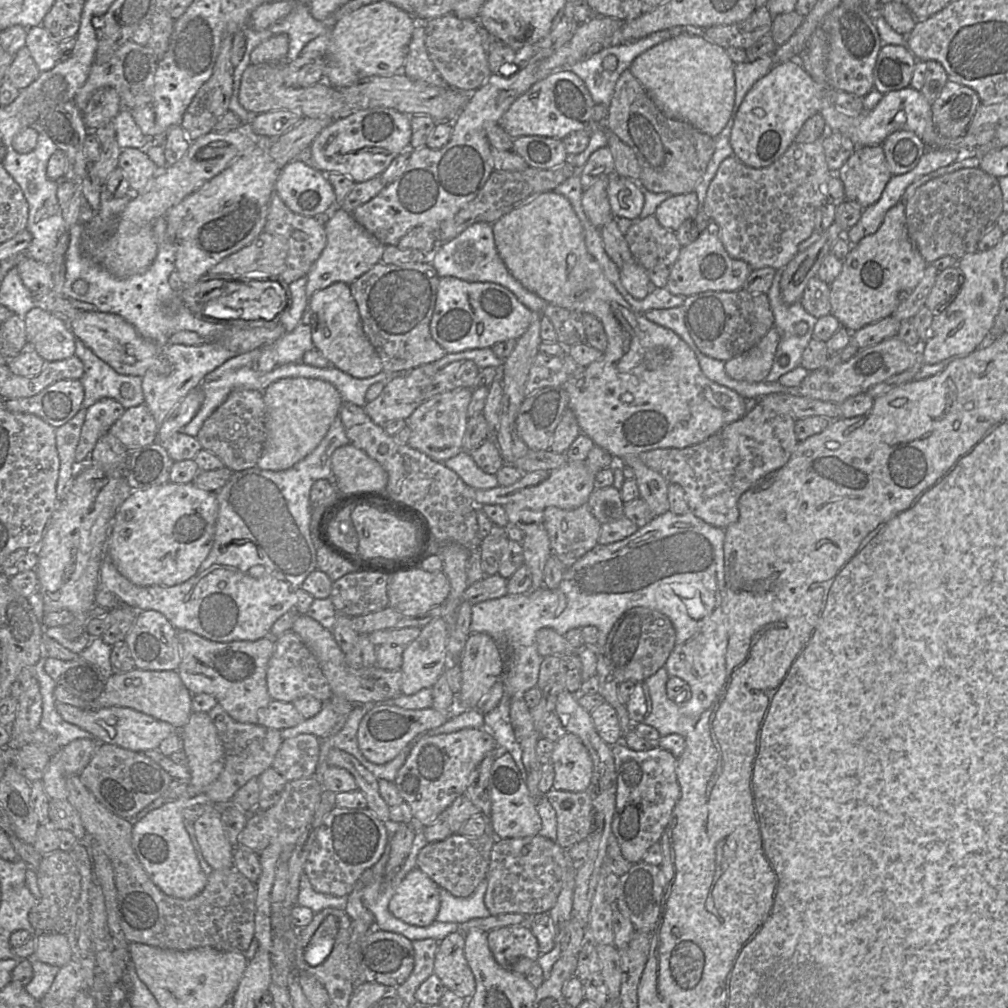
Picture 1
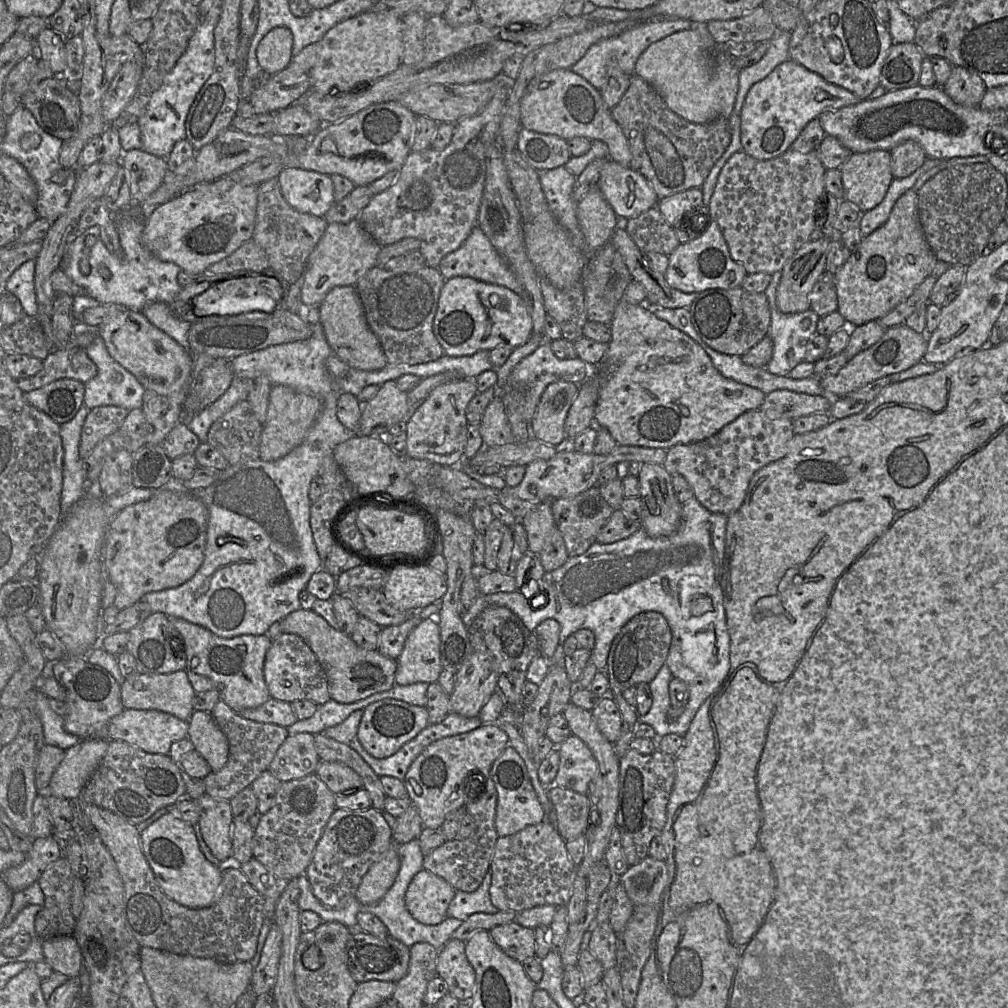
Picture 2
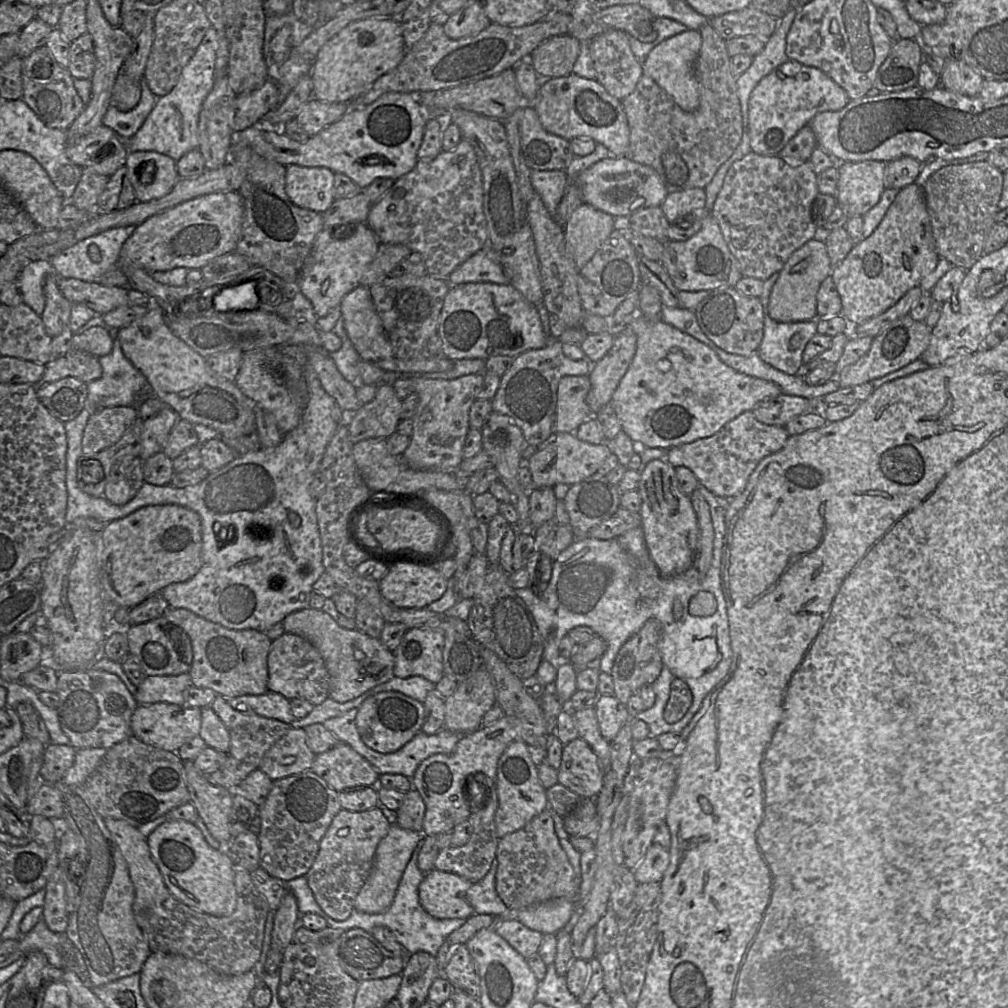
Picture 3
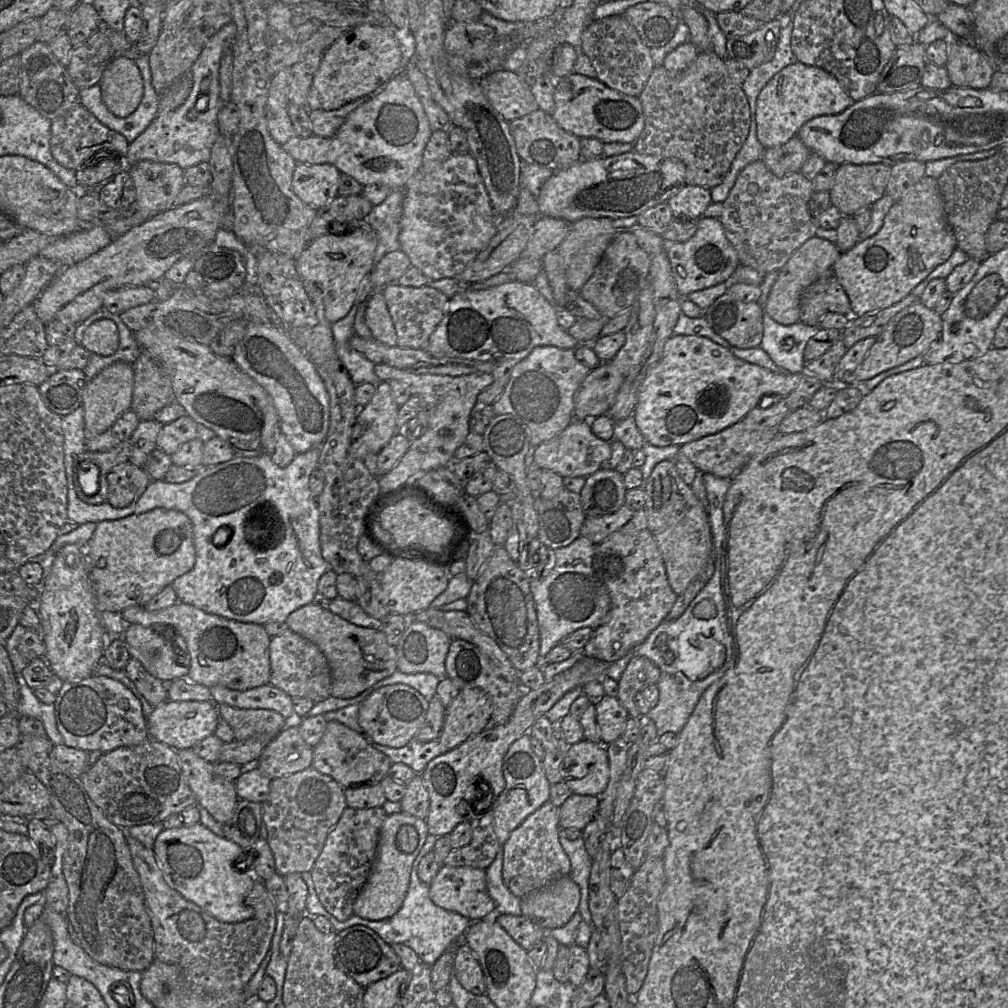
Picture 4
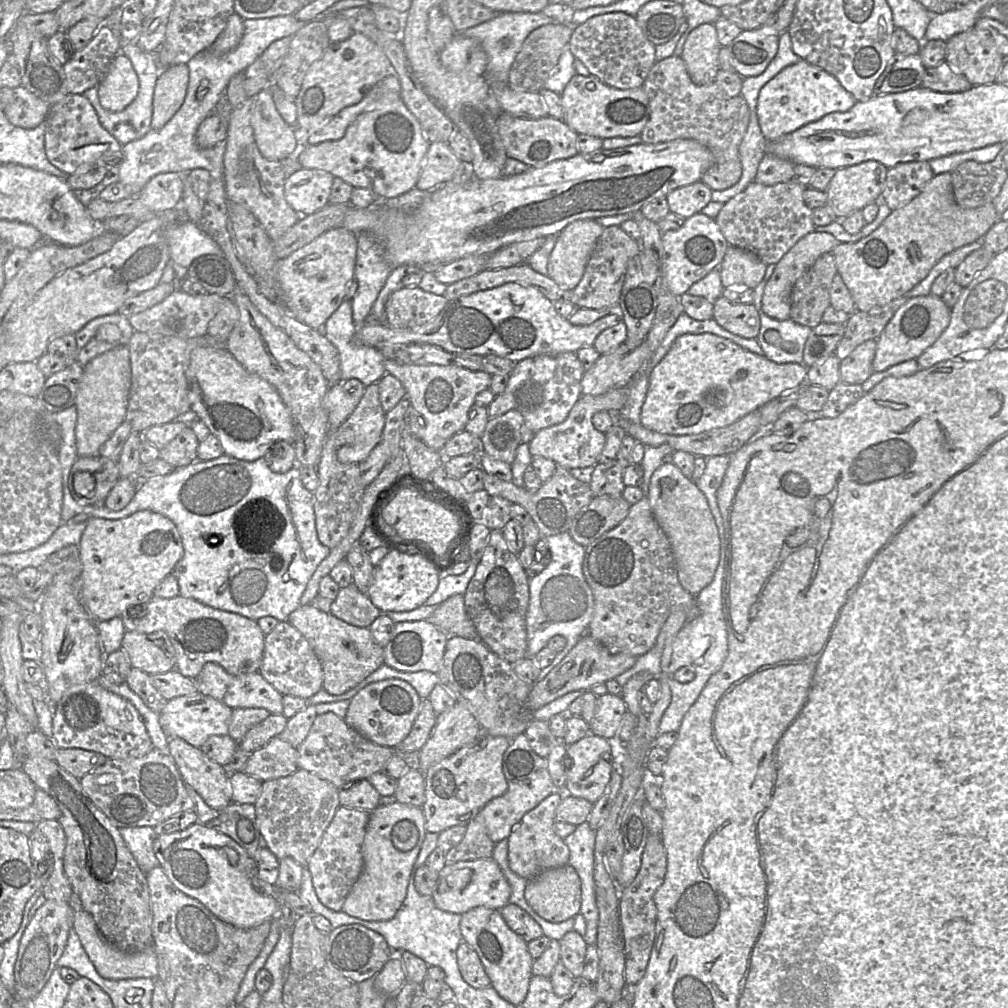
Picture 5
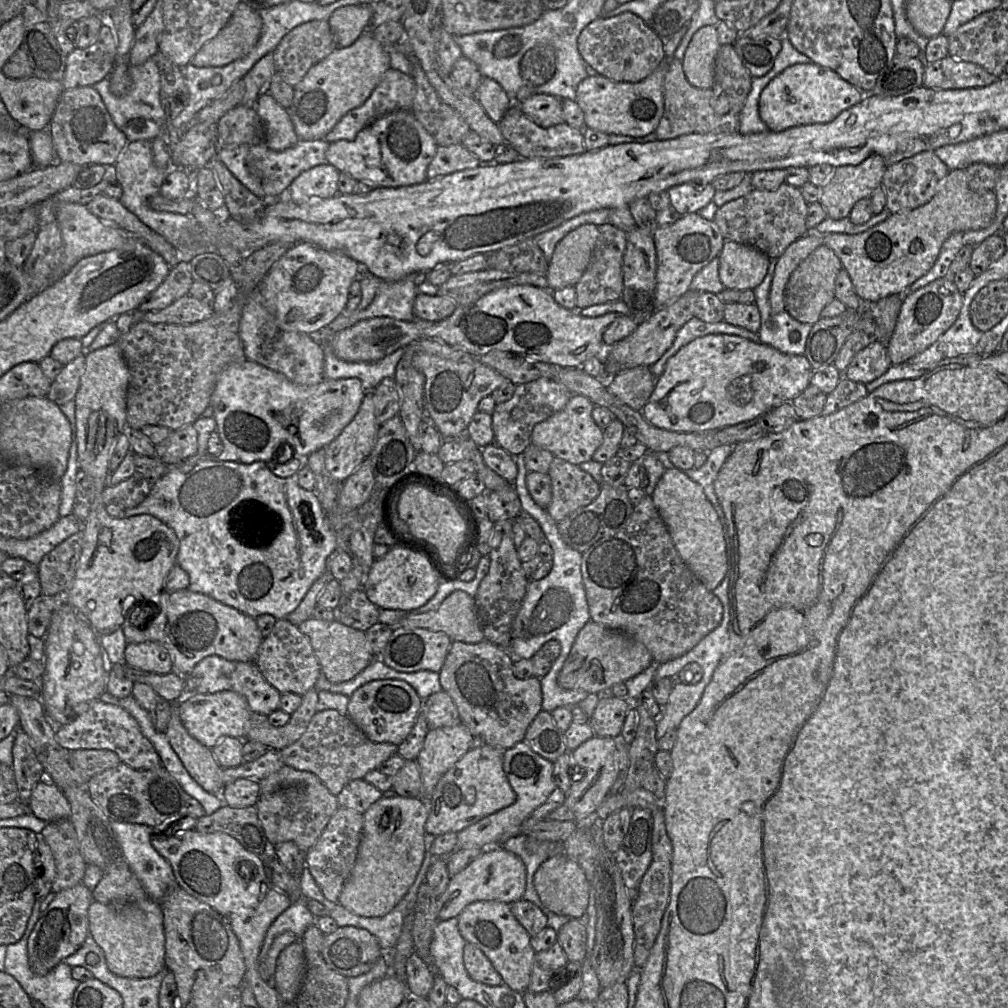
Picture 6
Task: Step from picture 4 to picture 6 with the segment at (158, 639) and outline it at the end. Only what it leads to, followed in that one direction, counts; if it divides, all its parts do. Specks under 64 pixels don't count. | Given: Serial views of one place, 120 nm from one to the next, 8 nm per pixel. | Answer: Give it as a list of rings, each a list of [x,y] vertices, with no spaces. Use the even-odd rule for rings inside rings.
[[[156,642],[128,643],[124,662],[127,666],[145,672],[168,674],[173,671],[168,651]]]

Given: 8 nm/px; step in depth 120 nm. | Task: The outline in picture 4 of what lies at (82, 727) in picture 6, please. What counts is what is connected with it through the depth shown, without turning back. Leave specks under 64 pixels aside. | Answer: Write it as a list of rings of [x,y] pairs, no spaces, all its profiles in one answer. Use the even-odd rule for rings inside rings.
[[[91,675],[78,682],[62,682],[55,695],[54,714],[63,744],[87,752],[110,752],[148,739],[147,718],[138,699],[116,679]]]

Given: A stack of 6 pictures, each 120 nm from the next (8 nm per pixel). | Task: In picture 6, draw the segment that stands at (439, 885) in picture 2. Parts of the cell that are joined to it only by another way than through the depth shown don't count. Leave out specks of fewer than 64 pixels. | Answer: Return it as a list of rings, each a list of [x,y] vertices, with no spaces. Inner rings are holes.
[[[489,847],[464,870],[450,878],[446,891],[436,901],[438,920],[458,917],[467,905],[476,901],[495,900],[511,904],[523,898],[526,883],[526,866],[519,856],[502,847]]]

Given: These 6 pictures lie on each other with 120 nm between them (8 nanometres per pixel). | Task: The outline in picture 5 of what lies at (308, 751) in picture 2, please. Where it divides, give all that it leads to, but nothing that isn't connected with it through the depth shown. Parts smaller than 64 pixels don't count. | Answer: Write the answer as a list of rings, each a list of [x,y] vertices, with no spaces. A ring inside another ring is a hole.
[[[275,737],[250,754],[243,772],[262,782],[286,777],[299,769],[297,756],[297,748]]]

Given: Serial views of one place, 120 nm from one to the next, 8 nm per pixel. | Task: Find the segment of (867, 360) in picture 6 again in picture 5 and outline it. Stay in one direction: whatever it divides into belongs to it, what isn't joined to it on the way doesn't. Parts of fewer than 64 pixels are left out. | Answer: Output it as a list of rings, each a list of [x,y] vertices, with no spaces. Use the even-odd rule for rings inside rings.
[[[875,339],[865,341],[841,360],[839,373],[842,382],[862,385],[874,373],[872,362],[876,352],[876,343]]]

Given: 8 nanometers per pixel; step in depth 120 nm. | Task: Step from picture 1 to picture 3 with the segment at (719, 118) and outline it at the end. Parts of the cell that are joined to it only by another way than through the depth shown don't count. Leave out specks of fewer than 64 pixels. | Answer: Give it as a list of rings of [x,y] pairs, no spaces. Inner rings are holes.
[[[686,30],[656,45],[642,64],[643,75],[652,78],[673,98],[681,109],[687,112],[695,111],[700,104],[698,82],[694,75],[694,64],[701,44],[700,31]]]

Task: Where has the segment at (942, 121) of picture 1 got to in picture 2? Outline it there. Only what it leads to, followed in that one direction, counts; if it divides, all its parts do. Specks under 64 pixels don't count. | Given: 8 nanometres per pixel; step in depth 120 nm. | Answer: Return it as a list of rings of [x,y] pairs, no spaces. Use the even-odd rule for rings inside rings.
[[[952,66],[942,88],[955,103],[968,107],[978,106],[988,90],[981,78],[959,66]]]

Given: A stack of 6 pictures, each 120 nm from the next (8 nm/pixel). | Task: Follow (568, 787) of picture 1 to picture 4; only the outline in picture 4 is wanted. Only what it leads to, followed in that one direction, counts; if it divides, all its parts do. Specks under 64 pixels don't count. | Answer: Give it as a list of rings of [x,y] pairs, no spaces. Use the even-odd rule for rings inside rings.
[[[586,739],[569,745],[561,763],[562,782],[573,794],[600,796],[609,780],[609,759],[604,745]]]

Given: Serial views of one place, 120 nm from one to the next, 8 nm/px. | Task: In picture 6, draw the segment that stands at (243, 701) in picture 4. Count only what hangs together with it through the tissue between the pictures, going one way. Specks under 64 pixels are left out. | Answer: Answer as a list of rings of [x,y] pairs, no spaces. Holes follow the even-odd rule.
[[[211,655],[203,658],[195,665],[191,673],[183,677],[186,683],[185,696],[189,694],[212,694],[229,690],[244,696],[253,713],[268,716],[280,709],[282,694],[265,680],[255,662],[228,661],[219,656]]]

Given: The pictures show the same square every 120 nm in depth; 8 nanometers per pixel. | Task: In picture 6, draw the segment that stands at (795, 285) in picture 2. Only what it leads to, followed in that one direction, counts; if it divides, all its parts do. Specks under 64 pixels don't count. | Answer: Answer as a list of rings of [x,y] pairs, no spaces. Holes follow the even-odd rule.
[[[807,232],[778,258],[769,292],[771,315],[785,310],[785,287],[790,275],[810,253],[824,244],[825,235],[828,234]]]

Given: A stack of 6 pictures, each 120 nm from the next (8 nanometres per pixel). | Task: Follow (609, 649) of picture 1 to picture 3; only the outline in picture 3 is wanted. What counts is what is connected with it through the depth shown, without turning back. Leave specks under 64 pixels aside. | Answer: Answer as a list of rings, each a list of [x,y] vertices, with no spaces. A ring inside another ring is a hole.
[[[649,618],[641,629],[631,636],[618,651],[610,675],[614,684],[614,696],[622,704],[627,706],[633,691],[644,685],[653,684],[660,675],[663,668],[663,661],[658,648],[661,632],[661,622],[656,618]]]

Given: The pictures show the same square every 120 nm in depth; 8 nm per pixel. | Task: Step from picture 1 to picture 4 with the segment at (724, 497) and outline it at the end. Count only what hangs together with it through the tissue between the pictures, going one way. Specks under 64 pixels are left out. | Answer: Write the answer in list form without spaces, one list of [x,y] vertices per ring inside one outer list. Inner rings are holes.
[[[740,420],[714,434],[706,435],[681,445],[677,456],[689,460],[700,472],[710,473],[720,478],[732,479],[777,434],[777,429],[749,429],[744,424],[744,421]]]

